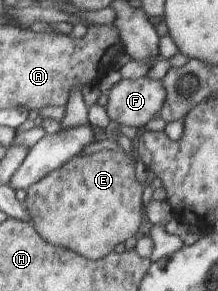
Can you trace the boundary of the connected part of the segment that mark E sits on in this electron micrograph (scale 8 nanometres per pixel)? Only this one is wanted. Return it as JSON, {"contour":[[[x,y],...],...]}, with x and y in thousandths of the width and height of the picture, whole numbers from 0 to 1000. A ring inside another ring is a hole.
{"contour":[[[500,512],[353,536],[271,581],[252,581],[124,660],[110,701],[156,787],[225,835],[289,842],[399,890],[463,890],[523,866],[546,835],[638,811],[656,753],[665,632],[619,601],[624,557],[596,526]],[[482,787],[500,814],[482,828]]]}

